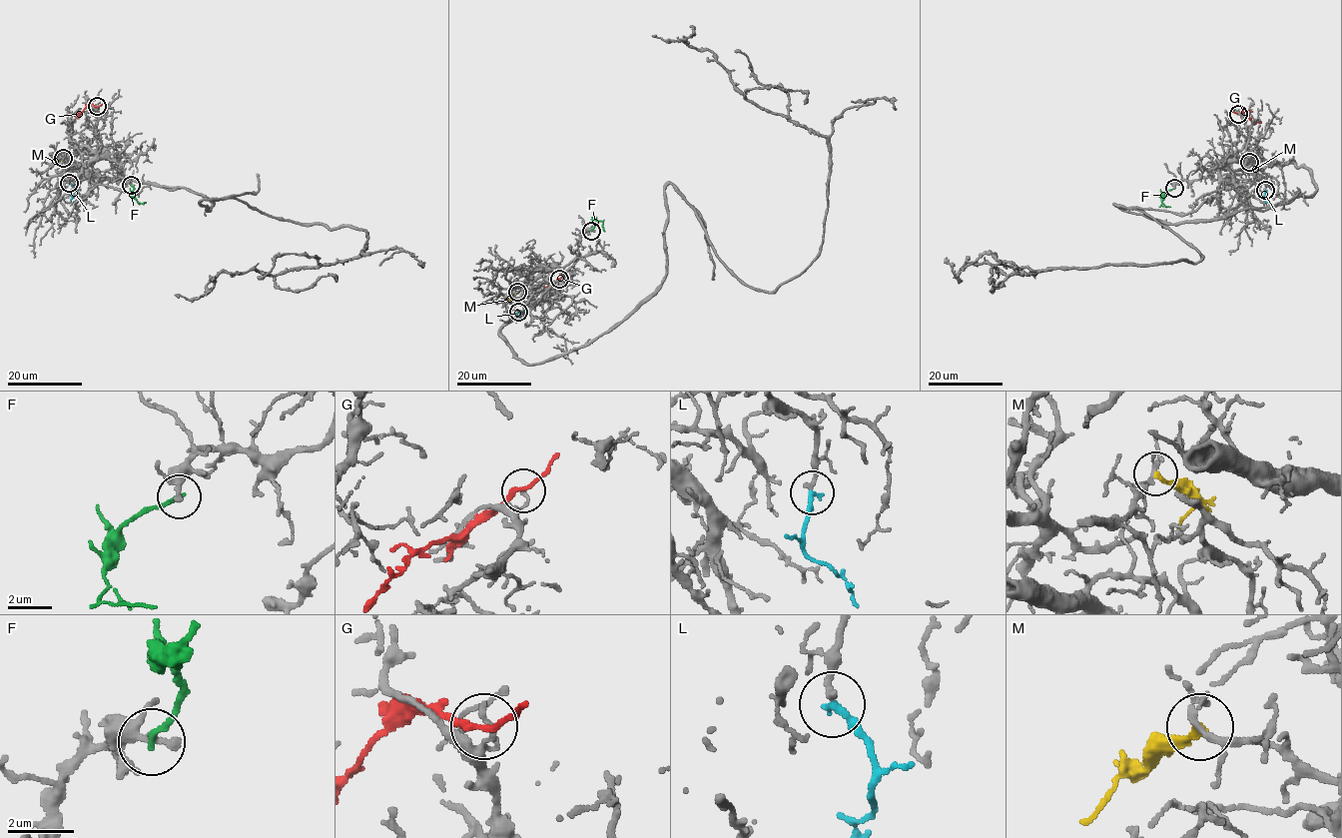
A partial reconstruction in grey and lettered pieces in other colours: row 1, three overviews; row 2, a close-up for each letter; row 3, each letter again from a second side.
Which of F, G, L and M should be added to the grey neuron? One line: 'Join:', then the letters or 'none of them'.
Join: L

